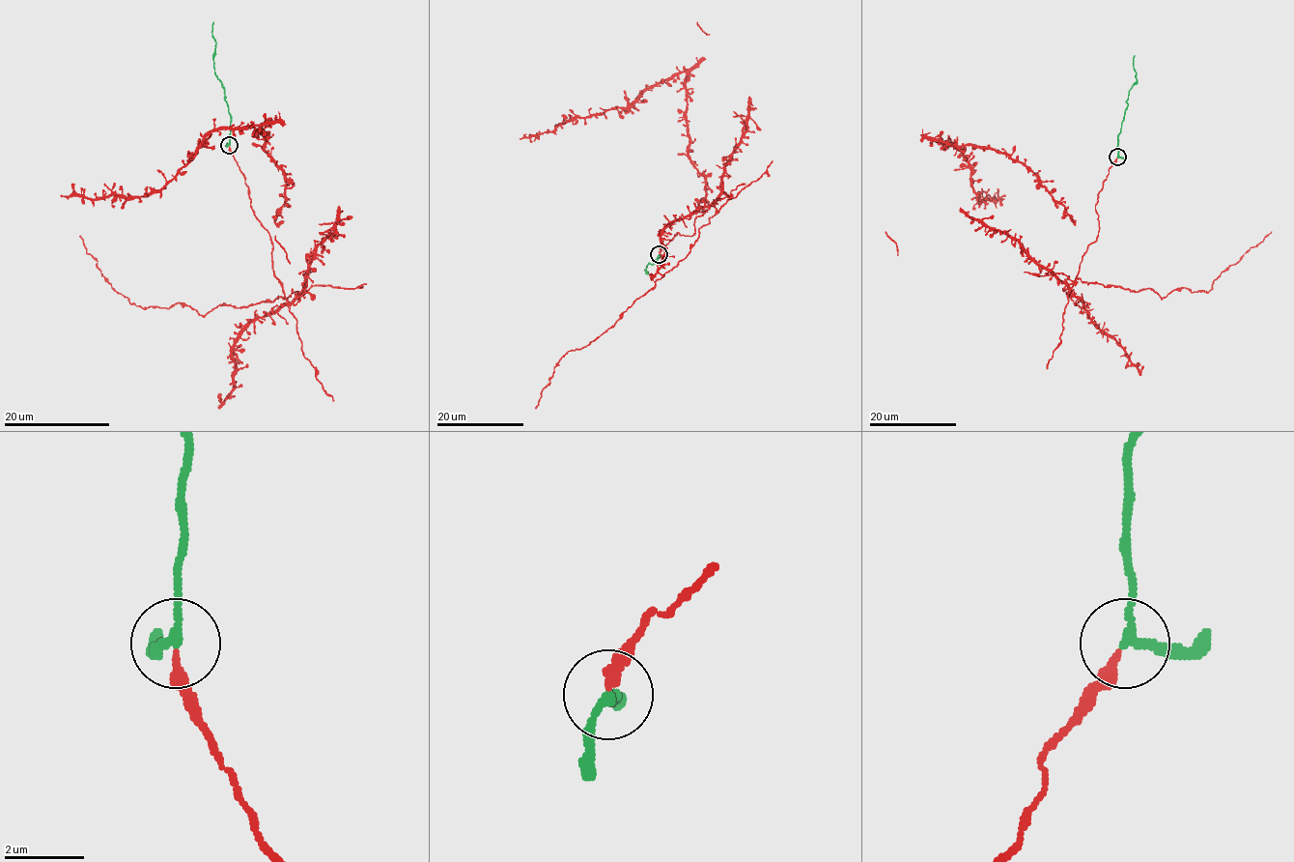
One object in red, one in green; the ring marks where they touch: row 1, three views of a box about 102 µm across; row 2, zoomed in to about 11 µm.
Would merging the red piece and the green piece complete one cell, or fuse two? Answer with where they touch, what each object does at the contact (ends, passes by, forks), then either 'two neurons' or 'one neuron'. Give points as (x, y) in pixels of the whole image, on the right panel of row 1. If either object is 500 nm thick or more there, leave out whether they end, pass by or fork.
place (1117, 157); red ends; green passes by; one neuron

